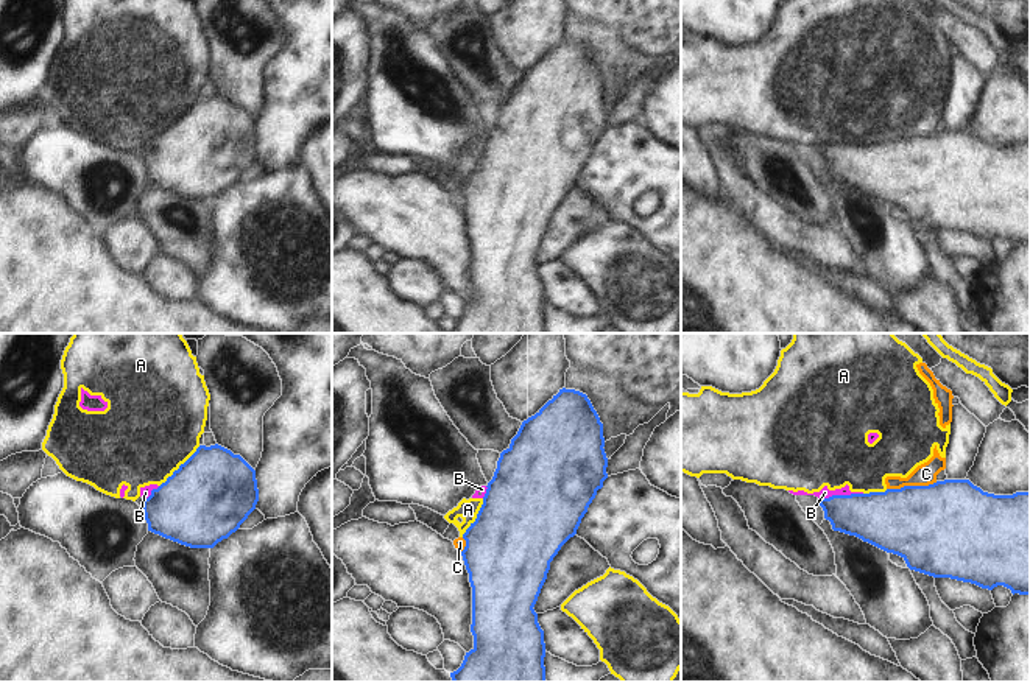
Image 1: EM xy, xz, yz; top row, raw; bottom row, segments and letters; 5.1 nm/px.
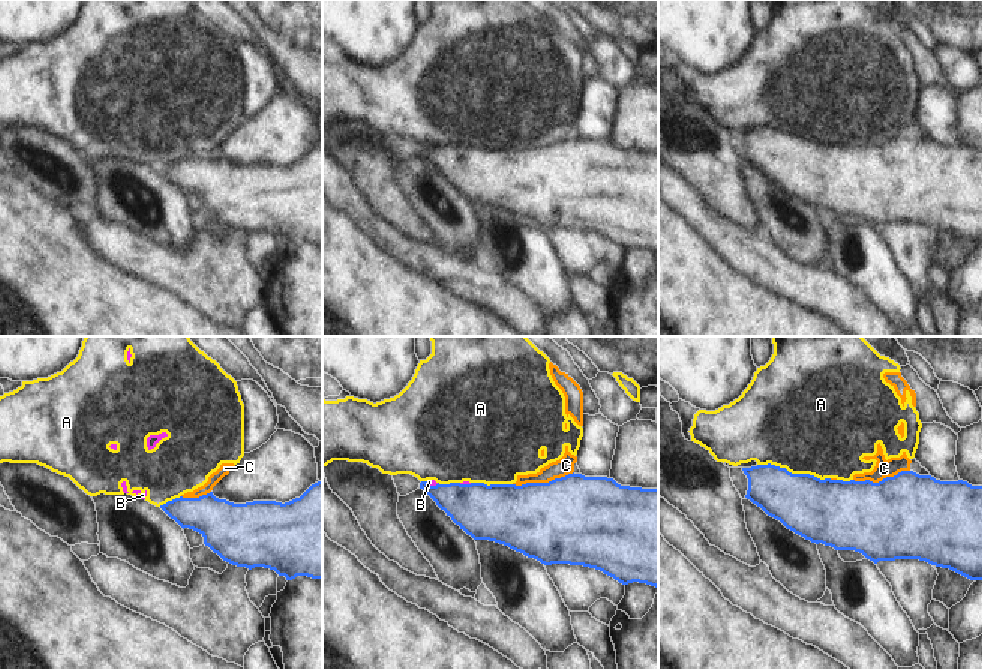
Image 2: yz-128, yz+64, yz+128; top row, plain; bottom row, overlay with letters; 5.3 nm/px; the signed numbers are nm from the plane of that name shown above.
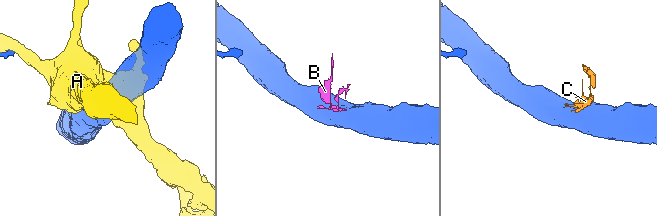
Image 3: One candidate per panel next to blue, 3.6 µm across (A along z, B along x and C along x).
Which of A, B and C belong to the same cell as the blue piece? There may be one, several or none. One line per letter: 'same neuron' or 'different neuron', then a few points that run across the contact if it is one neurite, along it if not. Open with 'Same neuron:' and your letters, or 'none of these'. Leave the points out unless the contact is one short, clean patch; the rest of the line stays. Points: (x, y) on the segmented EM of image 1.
Same neuron: none of these
A: different neuron
B: different neuron; line yz (862, 492), (832, 494), (818, 499)
C: different neuron

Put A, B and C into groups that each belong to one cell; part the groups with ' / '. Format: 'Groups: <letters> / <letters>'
Groups: A B C

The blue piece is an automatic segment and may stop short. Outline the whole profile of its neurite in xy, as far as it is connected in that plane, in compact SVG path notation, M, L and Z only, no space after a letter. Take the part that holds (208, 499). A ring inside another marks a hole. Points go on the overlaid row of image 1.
M199 445L143 498L148 531L190 548L213 548L256 509L256 470L231 450Z

